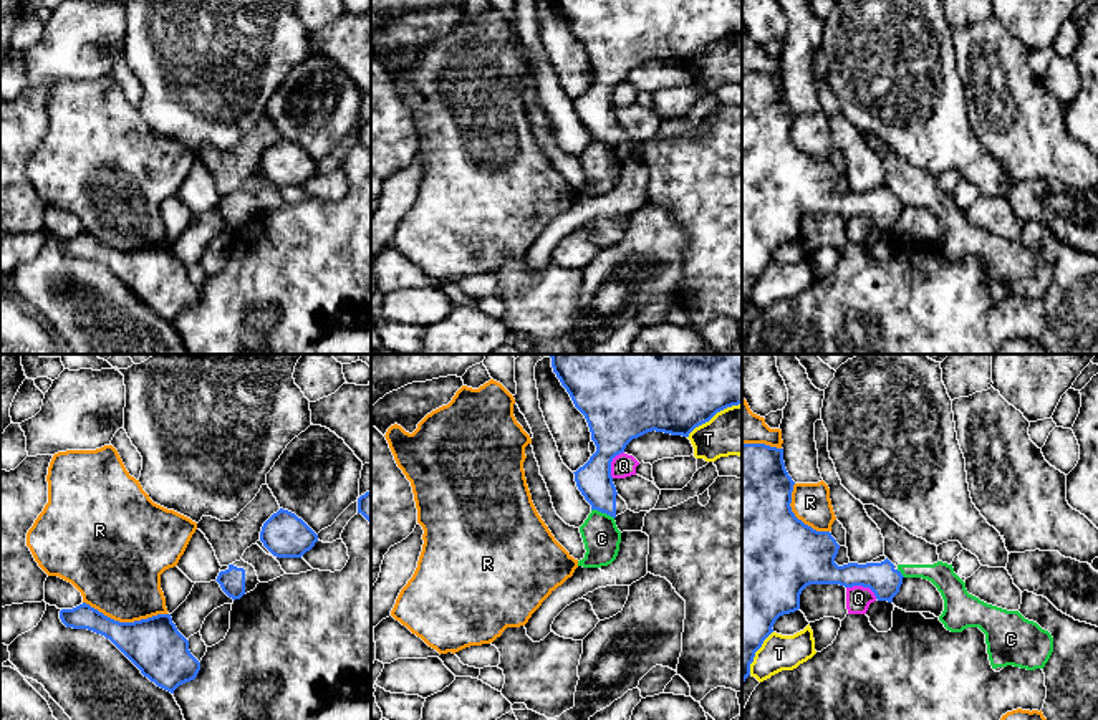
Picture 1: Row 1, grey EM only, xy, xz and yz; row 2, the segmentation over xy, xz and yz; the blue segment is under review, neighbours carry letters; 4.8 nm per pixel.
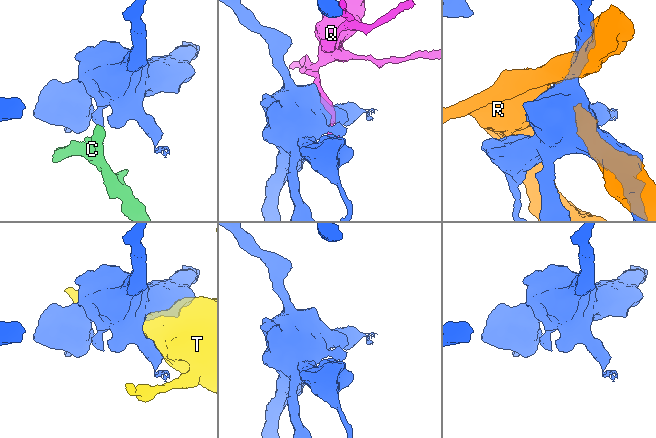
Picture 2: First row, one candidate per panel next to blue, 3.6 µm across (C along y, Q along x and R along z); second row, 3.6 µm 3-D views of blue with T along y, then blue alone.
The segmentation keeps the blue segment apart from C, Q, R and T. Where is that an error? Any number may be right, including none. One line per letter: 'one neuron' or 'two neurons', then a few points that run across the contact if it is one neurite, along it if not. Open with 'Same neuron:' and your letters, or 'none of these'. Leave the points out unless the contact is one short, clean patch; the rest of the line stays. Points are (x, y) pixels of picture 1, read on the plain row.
Same neuron: none of these
C: two neurons; line xz (592, 138), (613, 148)
Q: two neurons
R: two neurons
T: two neurons

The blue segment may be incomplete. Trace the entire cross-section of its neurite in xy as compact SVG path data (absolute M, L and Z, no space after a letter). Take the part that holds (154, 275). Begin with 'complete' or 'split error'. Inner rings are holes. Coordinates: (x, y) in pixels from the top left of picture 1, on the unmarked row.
complete | M83 232L61 238L60 248L66 257L88 258L109 268L144 306L171 323L200 300L200 291L190 283L189 270L177 260L171 243L119 252Z

